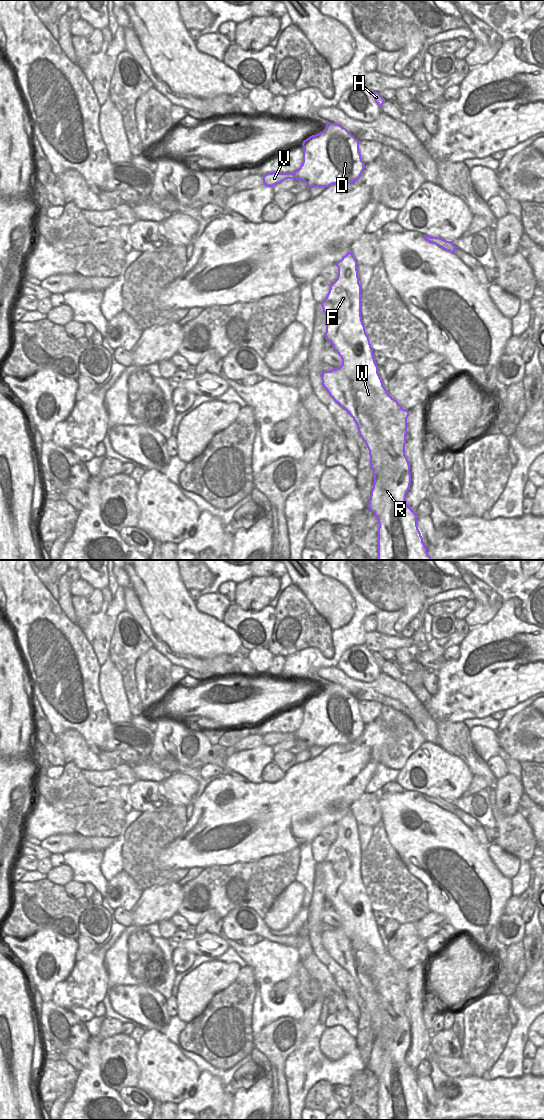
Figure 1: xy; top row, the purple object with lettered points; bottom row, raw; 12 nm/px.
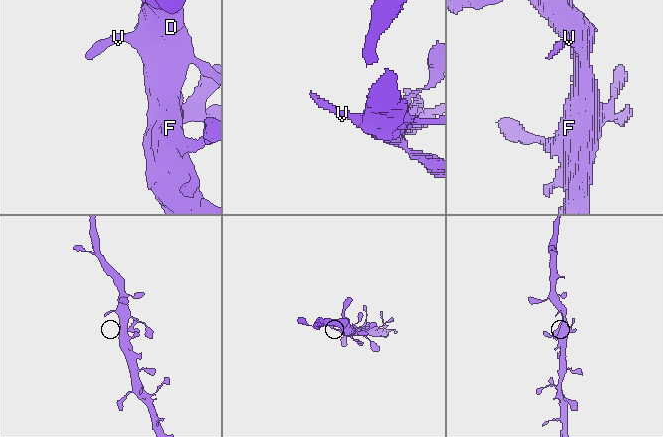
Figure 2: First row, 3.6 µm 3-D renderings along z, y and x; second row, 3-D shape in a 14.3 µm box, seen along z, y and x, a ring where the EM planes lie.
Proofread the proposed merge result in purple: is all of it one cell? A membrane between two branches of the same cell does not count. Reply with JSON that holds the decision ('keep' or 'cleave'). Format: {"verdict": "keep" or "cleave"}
{"verdict": "keep"}

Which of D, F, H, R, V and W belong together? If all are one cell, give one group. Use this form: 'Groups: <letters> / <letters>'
Groups: D F H R V W

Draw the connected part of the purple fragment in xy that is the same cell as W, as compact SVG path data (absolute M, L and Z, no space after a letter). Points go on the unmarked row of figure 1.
M348 812L335 825L338 827L337 839L330 844L329 852L321 862L321 866L325 874L325 899L332 904L335 912L341 917L342 925L330 931L323 931L321 940L323 947L333 960L353 978L359 995L369 1010L374 1044L367 1067L378 1079L377 1120L432 1120L417 1086L417 1074L406 1062L406 1054L411 1044L410 1024L405 1015L409 971L403 969L398 961L389 955L378 933L373 909L361 876L361 845L355 817Z

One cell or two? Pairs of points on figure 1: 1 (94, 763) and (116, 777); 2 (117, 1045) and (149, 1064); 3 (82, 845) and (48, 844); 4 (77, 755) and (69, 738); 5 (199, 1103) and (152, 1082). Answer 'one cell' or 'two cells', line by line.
1: two cells
2: two cells
3: one cell
4: one cell
5: two cells

